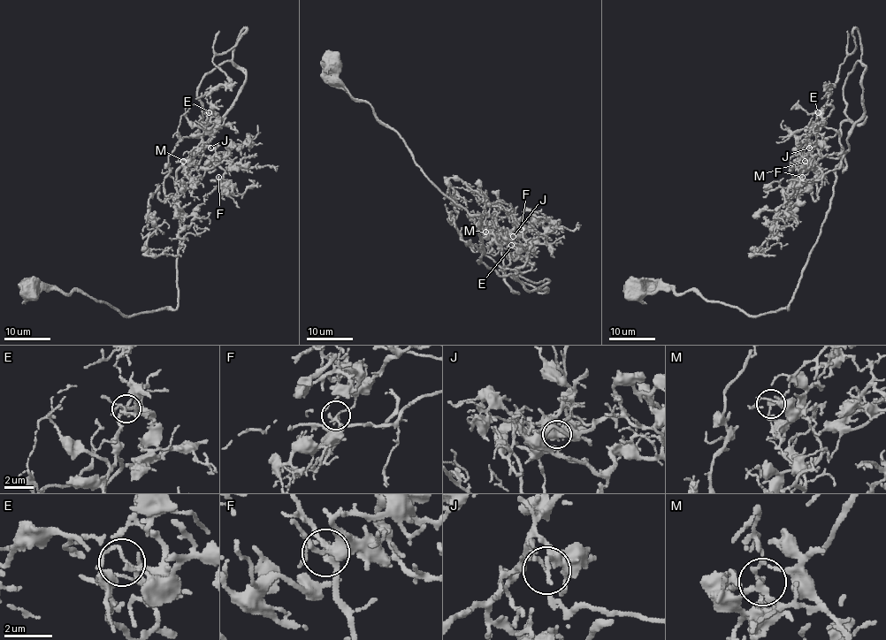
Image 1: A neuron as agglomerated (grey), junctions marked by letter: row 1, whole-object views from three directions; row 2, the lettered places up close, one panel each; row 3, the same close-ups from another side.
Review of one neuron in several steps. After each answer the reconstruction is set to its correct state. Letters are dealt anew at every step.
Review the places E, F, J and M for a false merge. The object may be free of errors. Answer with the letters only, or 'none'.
none

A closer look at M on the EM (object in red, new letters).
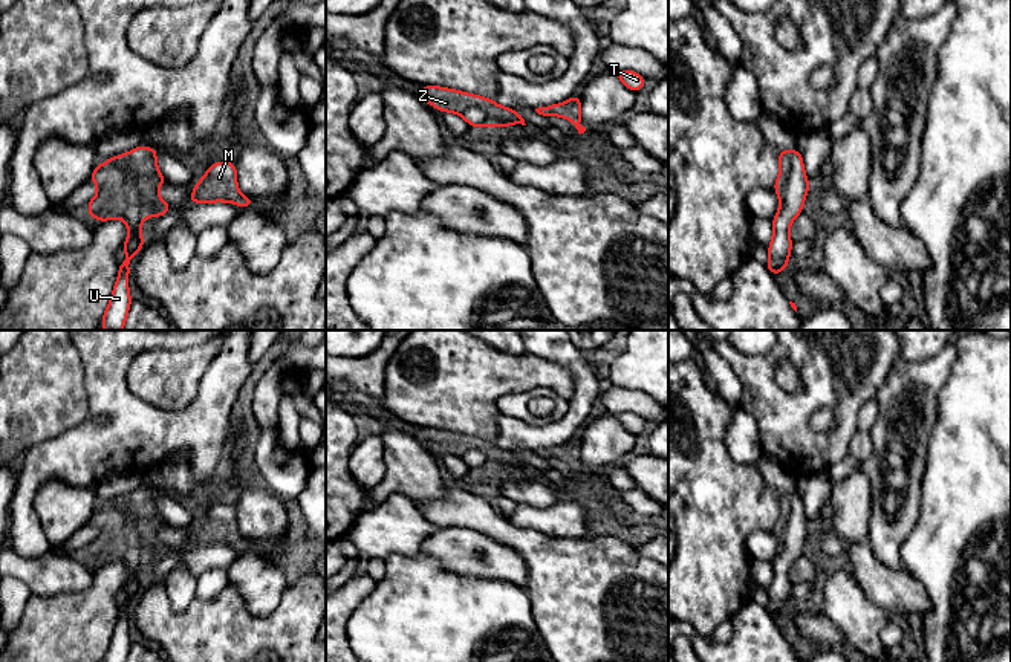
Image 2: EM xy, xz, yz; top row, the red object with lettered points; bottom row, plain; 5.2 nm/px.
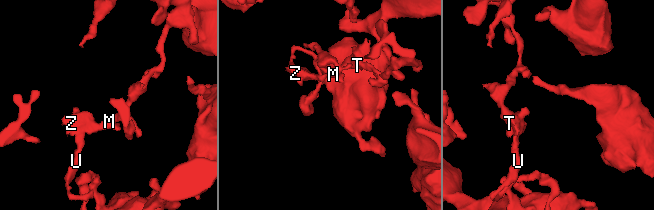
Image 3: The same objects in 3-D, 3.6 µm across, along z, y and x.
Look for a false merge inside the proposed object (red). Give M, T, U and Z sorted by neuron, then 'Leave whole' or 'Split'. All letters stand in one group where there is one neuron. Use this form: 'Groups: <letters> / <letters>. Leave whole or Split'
Groups: M T U Z. Leave whole

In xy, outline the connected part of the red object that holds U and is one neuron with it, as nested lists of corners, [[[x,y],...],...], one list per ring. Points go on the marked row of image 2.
[[[139,145],[128,153],[109,157],[102,165],[95,165],[90,182],[99,191],[89,200],[87,211],[92,219],[107,222],[122,217],[130,234],[122,245],[127,258],[119,261],[118,278],[101,324],[106,330],[122,330],[132,304],[128,292],[128,261],[136,257],[145,242],[138,232],[145,216],[162,217],[173,206],[158,196],[158,188],[168,182],[158,170],[158,151]]]

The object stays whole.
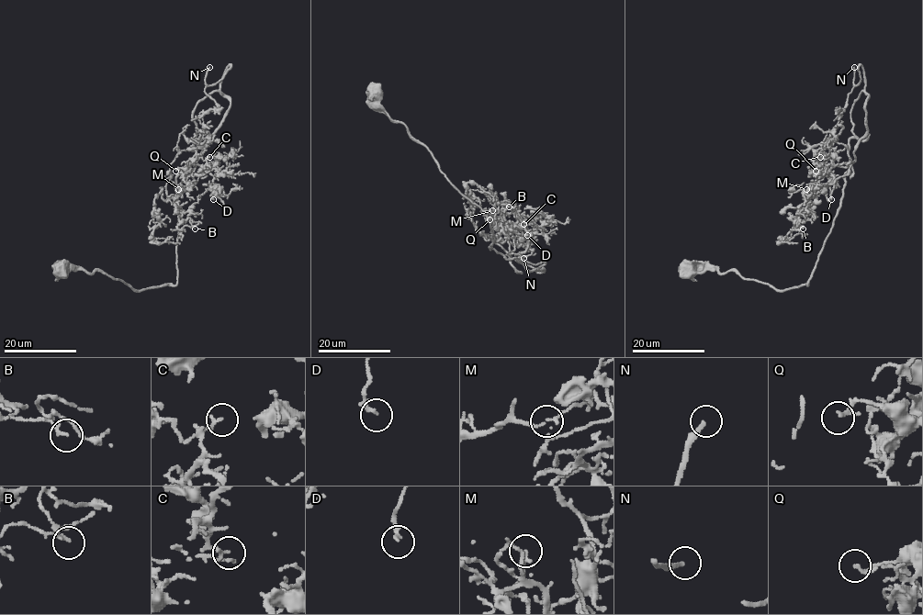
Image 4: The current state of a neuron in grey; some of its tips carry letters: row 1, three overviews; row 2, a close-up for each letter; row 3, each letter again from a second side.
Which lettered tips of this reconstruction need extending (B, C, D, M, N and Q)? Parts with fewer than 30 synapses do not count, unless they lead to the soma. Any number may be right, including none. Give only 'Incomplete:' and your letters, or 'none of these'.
Incomplete: N

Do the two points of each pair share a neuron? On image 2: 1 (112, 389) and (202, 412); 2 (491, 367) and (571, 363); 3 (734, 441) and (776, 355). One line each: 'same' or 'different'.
1: same
2: different
3: different

